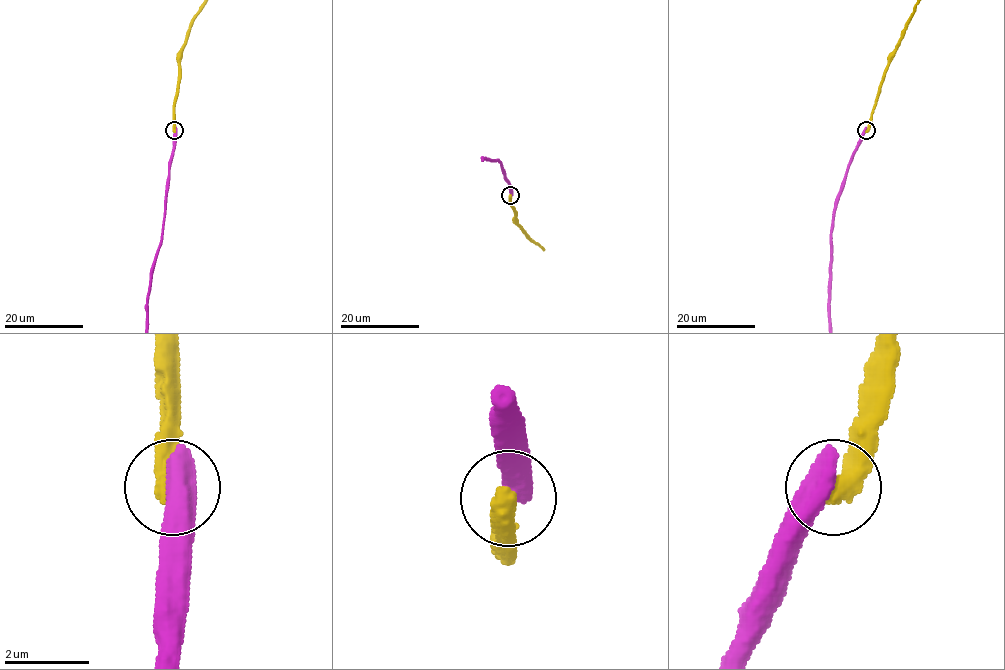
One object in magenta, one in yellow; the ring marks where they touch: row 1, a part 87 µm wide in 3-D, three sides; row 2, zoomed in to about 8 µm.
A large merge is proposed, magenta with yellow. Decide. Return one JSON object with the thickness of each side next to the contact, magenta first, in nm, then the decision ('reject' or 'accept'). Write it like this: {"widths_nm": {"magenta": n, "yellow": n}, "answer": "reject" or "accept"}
{"widths_nm": {"magenta": 700, "yellow": 600}, "answer": "reject"}

